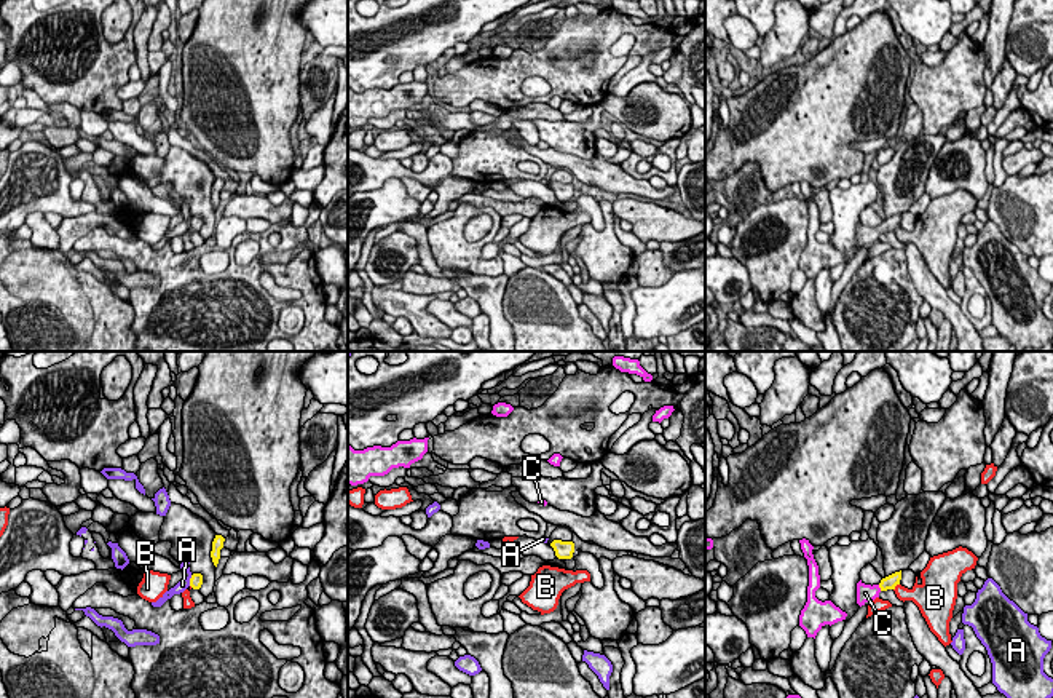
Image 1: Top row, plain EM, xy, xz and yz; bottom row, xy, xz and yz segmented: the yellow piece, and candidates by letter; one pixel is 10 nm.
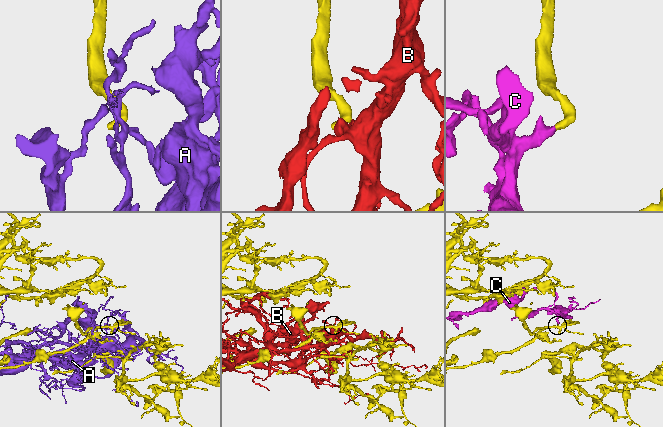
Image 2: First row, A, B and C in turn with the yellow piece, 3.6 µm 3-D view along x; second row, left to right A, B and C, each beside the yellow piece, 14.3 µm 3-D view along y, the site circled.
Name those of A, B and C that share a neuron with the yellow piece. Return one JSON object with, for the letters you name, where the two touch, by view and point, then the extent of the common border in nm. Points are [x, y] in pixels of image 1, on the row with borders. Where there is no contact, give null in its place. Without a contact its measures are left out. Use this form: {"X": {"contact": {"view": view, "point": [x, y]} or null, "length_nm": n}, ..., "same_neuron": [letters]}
{"C": {"contact": {"view": "yz", "point": [879, 586]}, "length_nm": 70}, "same_neuron": ["C"]}

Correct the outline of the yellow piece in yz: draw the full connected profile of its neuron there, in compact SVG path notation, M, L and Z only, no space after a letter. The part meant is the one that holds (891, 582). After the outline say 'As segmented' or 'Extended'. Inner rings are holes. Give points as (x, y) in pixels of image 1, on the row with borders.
M901 570L882 578L879 585L873 586L865 585L860 580L857 583L857 604L862 607L866 602L873 602L876 597L879 597L881 591L895 589L895 586L900 585L900 580L901 580Z. Extended

